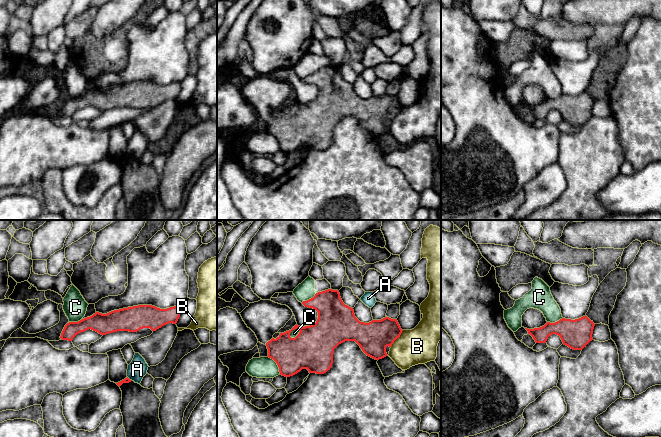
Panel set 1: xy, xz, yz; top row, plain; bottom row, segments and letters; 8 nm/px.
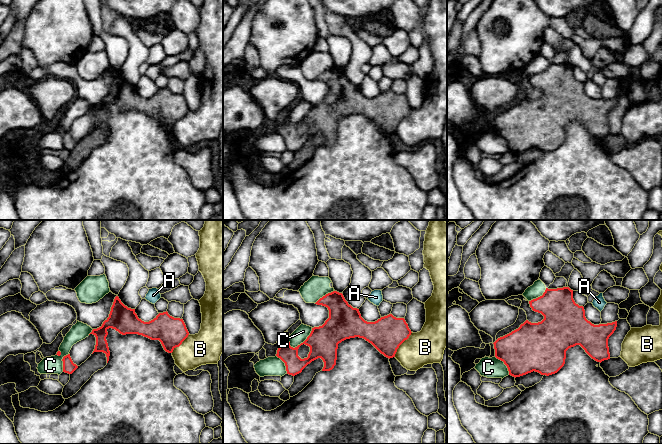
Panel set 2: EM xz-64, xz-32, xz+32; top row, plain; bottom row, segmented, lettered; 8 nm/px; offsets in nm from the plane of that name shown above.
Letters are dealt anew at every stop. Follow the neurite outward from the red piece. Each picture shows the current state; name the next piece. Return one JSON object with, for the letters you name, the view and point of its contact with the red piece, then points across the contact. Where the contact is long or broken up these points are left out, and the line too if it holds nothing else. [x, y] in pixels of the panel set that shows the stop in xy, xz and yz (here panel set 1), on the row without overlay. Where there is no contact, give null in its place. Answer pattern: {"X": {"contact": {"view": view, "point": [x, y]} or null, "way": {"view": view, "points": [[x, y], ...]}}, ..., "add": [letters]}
{"add": []}

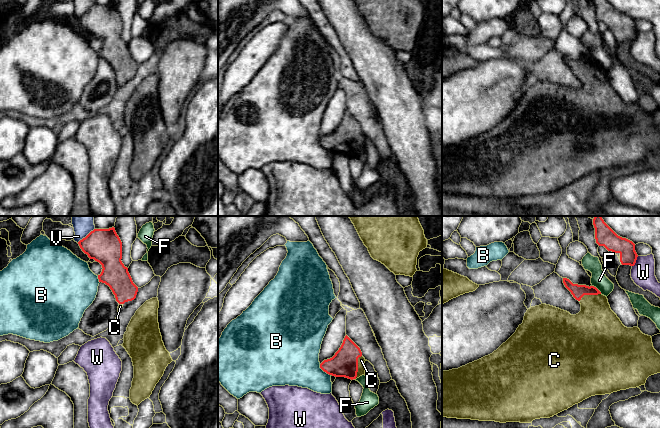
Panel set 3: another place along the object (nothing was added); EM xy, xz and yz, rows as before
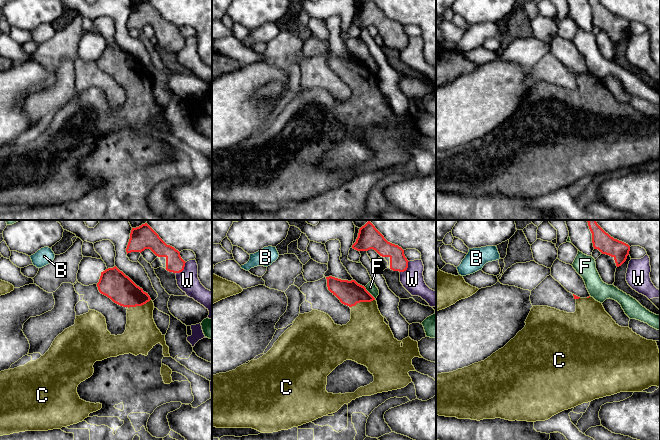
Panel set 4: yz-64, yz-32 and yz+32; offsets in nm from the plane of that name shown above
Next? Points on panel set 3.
{"C": {"contact": {"view": "xz", "point": [357, 144]}, "way": {"view": "xz", "points": [[344, 139], [349, 139], [357, 144], [361, 136]]}}, "add": ["C"]}

